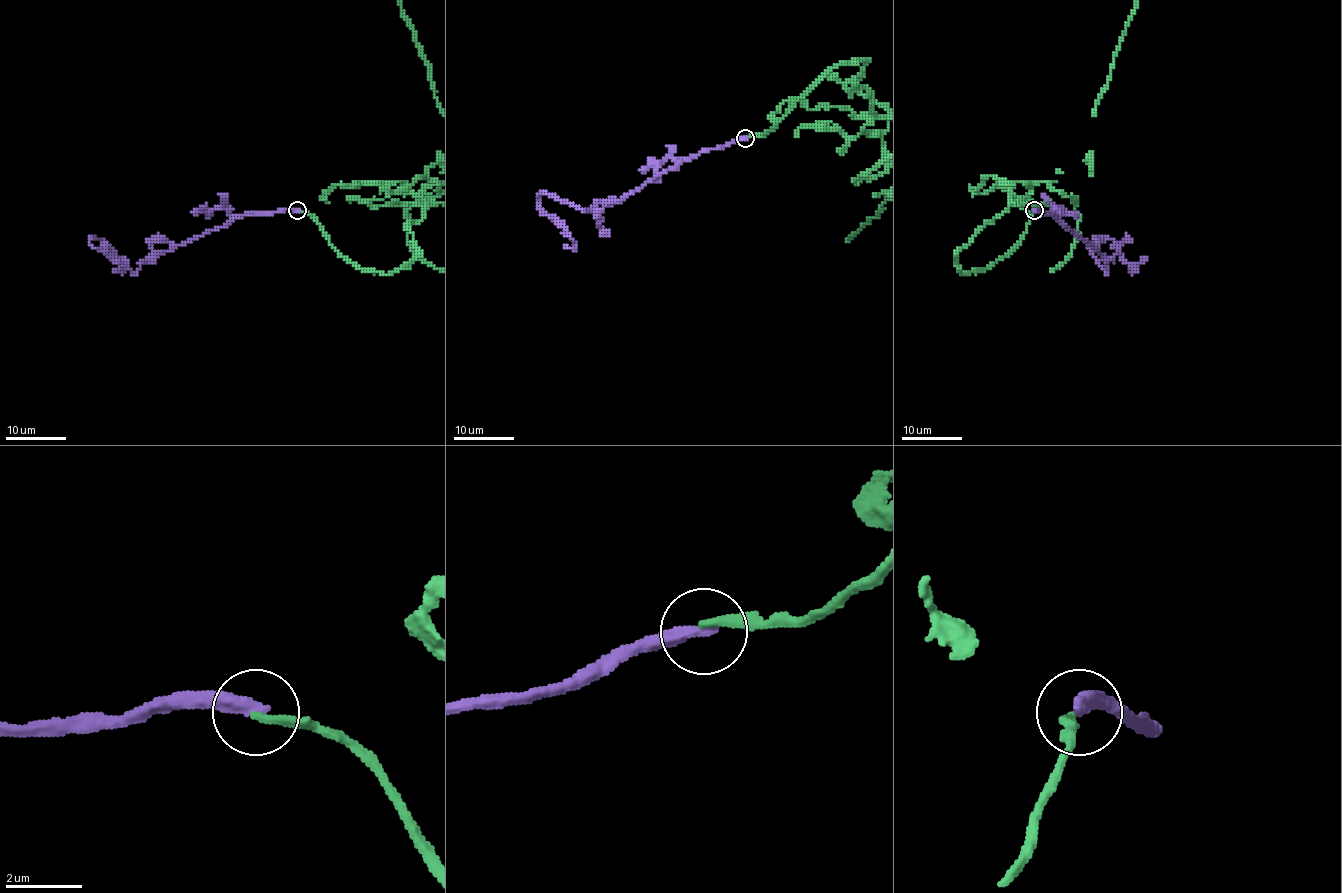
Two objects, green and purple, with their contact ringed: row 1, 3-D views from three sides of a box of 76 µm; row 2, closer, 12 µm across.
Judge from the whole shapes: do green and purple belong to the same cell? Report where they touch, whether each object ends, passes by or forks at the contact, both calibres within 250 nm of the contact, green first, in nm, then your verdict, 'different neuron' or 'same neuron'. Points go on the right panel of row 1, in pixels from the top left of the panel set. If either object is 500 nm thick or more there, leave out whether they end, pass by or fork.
place (1034, 210); green ends; purple ends; calibres 220 and 360 nm; different neuron

